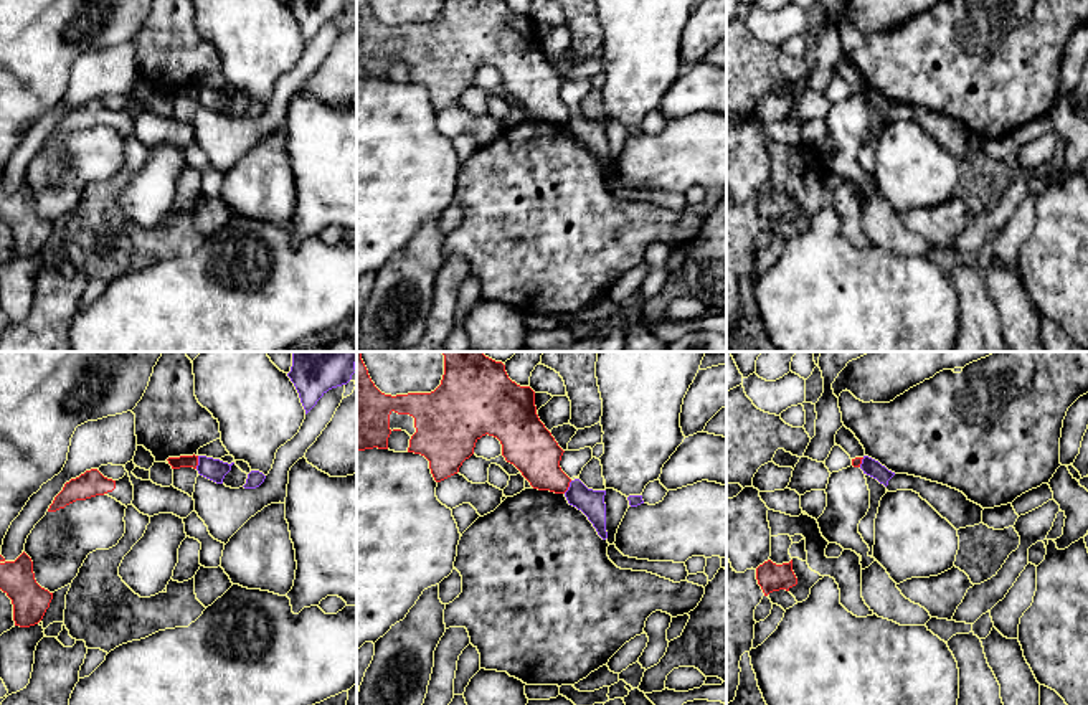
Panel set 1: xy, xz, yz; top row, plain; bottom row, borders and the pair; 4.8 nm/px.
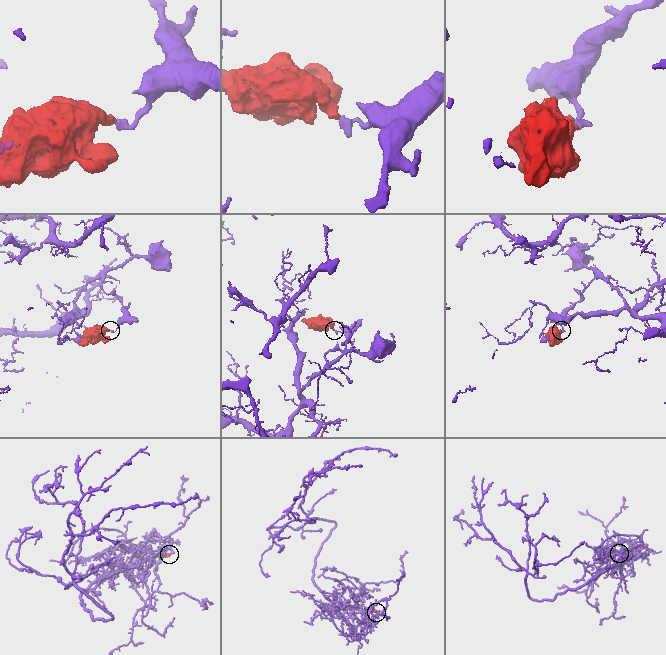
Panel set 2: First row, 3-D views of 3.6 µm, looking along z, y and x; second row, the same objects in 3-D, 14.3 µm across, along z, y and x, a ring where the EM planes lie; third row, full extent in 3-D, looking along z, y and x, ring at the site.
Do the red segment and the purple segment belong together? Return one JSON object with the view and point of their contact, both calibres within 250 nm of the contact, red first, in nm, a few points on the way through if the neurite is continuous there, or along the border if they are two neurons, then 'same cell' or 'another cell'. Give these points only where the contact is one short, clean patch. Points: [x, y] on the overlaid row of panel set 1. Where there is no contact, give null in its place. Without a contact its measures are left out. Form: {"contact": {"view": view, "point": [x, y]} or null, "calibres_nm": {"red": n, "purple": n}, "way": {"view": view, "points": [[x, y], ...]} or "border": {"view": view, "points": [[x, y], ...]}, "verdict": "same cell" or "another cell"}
{"contact": {"view": "xy", "point": [197, 463]}, "calibres_nm": {"red": 60, "purple": 110}, "border": {"view": "xy", "points": [[198, 456], [195, 468]]}, "verdict": "another cell"}

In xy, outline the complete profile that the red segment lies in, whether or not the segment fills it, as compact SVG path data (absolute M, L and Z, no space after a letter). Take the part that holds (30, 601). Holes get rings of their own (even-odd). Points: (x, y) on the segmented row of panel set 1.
M25 551L15 561L0 563L0 589L12 599L13 621L20 627L38 624L53 599L53 593L36 583Z

